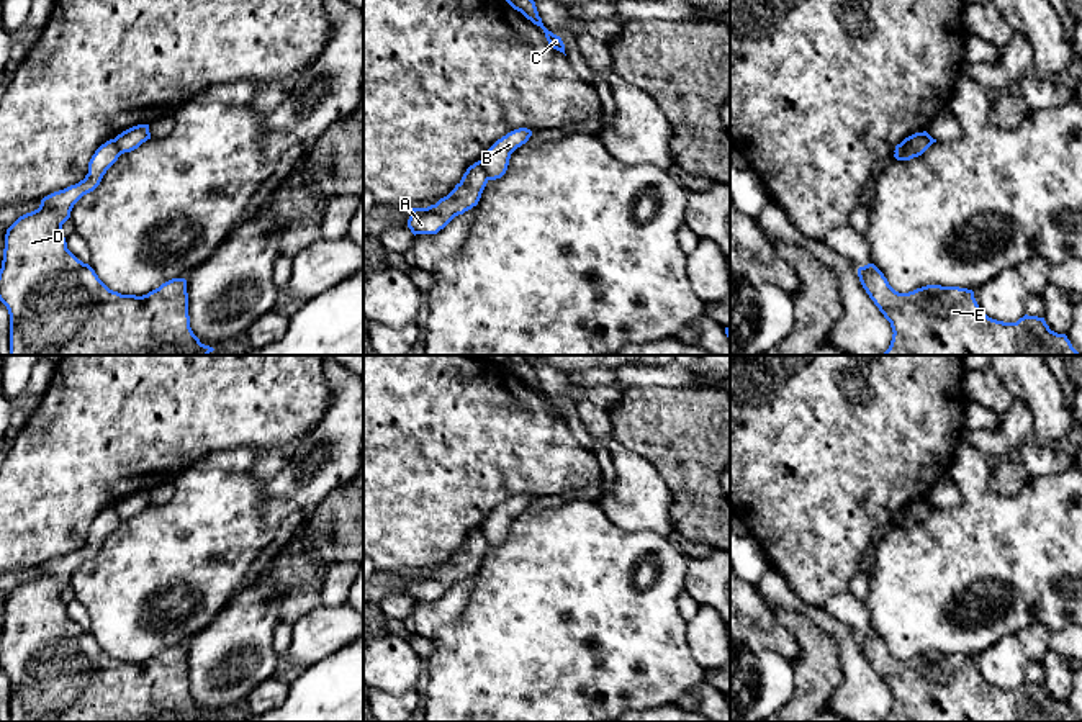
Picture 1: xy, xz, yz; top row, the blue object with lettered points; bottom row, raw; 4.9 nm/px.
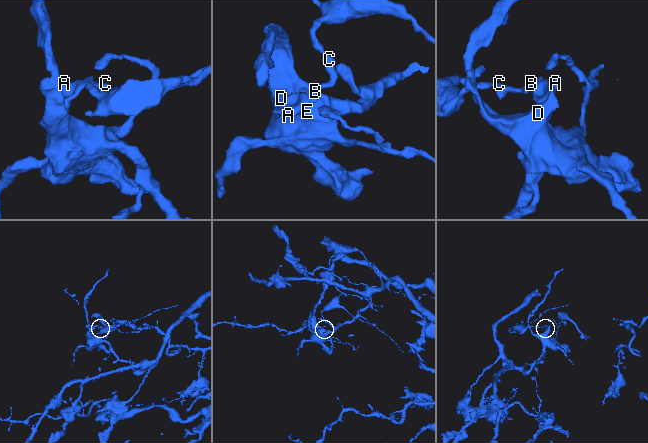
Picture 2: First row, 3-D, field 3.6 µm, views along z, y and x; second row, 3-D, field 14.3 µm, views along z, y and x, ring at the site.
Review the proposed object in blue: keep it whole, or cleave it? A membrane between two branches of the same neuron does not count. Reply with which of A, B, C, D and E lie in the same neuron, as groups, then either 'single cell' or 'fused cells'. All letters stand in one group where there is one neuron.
A D E / B C; fused cells

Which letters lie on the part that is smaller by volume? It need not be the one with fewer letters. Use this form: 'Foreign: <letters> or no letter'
Foreign: B, C

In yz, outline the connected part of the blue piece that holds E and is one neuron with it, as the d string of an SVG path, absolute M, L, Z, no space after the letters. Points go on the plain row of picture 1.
M874 630L859 634L858 643L894 699L884 722L1080 722L1066 701L1049 696L1044 684L1025 681L1017 689L989 684L972 657L926 652L899 660Z

